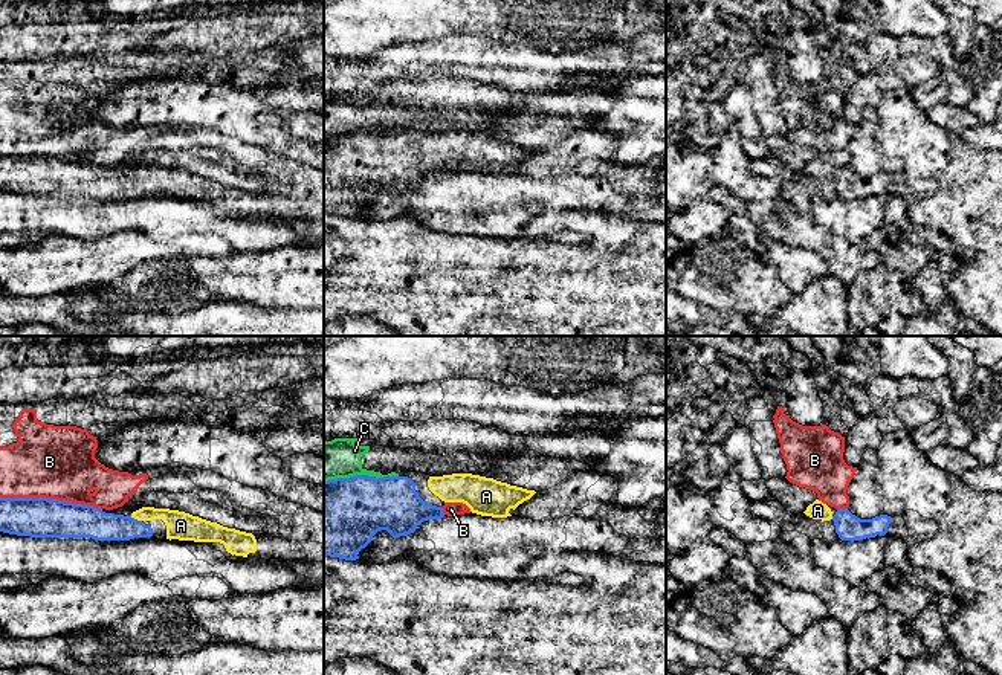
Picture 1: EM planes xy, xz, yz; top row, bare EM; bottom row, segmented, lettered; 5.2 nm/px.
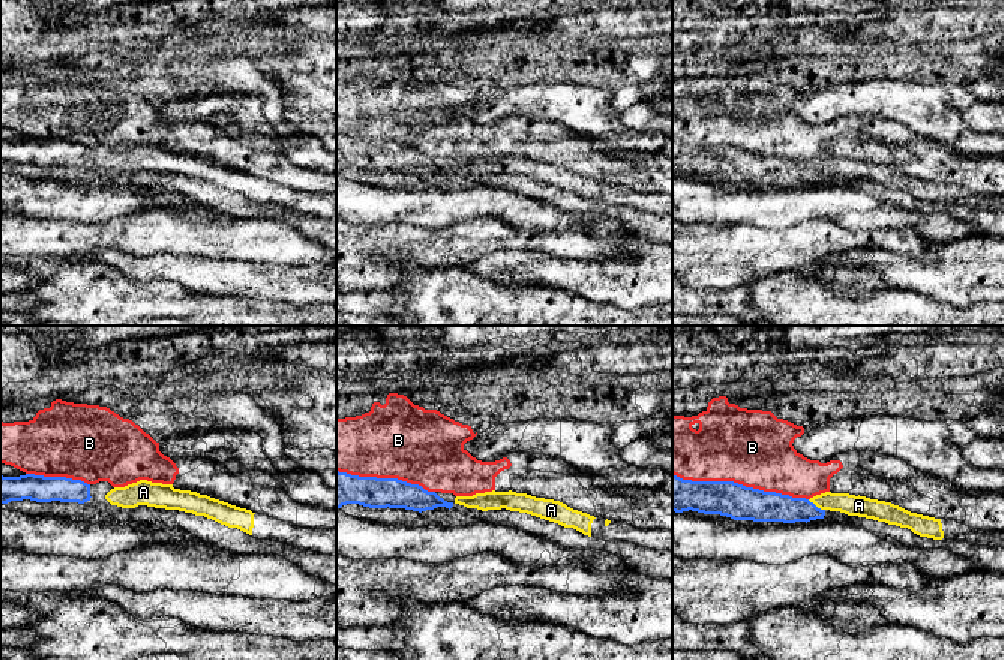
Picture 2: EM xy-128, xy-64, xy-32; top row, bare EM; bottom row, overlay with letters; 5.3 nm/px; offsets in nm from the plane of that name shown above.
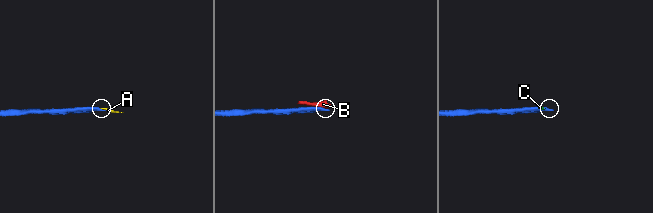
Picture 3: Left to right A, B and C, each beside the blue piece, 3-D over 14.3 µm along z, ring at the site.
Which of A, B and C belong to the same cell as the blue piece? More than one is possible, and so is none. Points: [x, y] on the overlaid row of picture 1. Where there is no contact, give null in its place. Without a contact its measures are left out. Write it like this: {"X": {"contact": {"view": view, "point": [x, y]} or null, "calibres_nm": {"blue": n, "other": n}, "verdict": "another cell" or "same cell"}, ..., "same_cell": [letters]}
{"A": {"contact": {"view": "xy", "point": [136, 519]}, "calibres_nm": {"blue": 160, "other": 150}, "verdict": "same cell"}, "B": {"contact": {"view": "xy", "point": [51, 500]}, "calibres_nm": {"blue": 200, "other": 380}, "verdict": "another cell"}, "C": {"contact": {"view": "xz", "point": [361, 475]}, "calibres_nm": {"blue": 400, "other": 200}, "verdict": "another cell"}, "same_cell": ["A"]}

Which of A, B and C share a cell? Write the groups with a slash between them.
A / B / C

